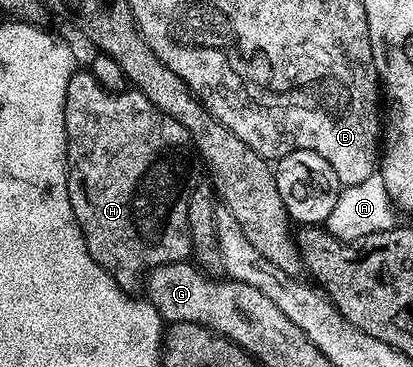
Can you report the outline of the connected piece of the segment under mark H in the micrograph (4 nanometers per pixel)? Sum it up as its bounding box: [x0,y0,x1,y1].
[64,69,202,293]

